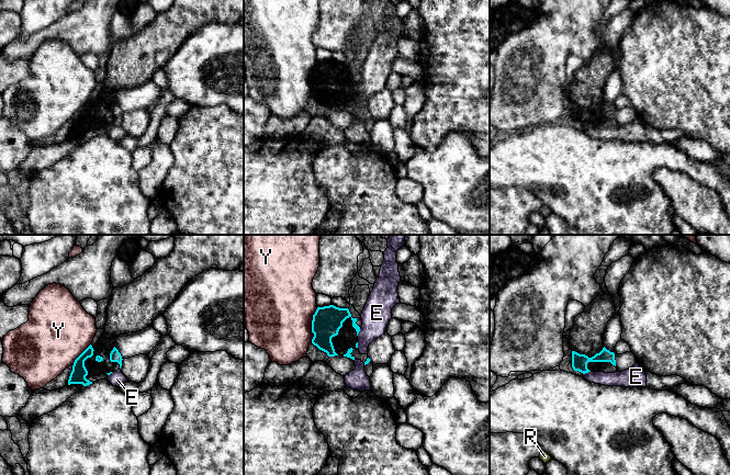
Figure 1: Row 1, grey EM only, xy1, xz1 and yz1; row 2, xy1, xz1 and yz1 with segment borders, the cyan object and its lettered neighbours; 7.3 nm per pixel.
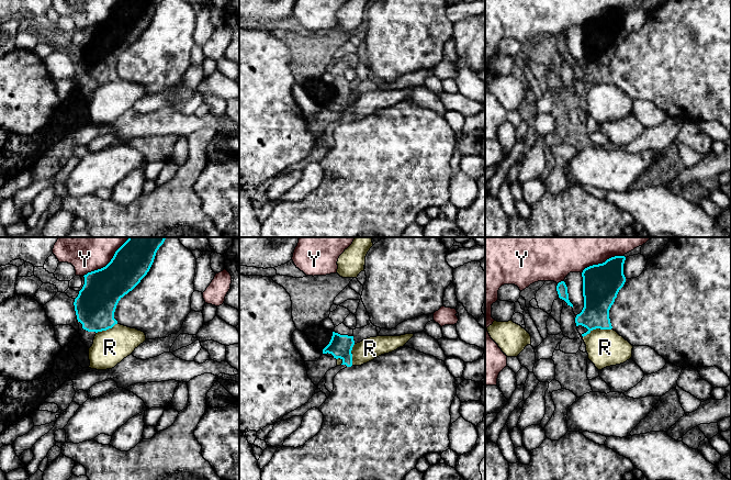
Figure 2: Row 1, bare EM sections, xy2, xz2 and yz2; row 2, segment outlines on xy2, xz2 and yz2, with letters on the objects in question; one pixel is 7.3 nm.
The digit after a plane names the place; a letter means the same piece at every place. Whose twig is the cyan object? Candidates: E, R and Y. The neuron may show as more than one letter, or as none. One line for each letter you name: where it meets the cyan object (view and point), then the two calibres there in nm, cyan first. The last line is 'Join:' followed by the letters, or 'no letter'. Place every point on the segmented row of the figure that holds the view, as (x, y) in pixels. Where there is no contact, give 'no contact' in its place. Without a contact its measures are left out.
Join: no letter

